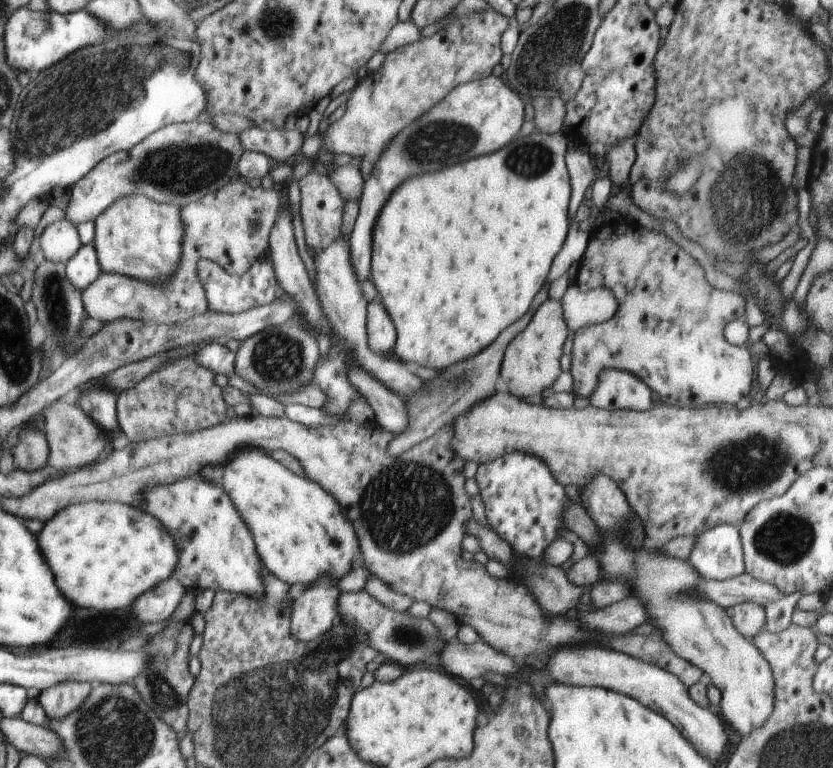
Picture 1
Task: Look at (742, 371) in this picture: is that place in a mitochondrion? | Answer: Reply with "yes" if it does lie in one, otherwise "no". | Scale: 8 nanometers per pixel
no

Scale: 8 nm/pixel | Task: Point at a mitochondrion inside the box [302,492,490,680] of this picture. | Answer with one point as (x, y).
(403, 635)

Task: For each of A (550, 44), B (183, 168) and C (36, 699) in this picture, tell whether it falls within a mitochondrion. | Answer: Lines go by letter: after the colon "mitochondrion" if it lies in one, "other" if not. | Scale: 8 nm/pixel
A: mitochondrion
B: mitochondrion
C: other

